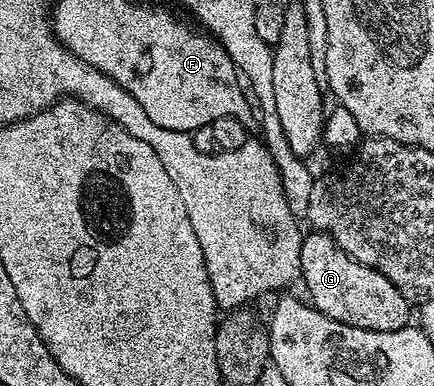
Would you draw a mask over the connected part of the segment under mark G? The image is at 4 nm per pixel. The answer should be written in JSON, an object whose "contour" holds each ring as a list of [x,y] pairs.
{"contour":[[[307,232],[303,236],[299,255],[302,264],[300,281],[306,284],[305,296],[309,304],[328,315],[328,319],[336,319],[348,327],[360,327],[368,331],[396,331],[411,324],[411,302],[406,301],[404,295],[400,295],[400,291],[396,291],[396,287],[388,283],[384,275],[380,275],[380,271],[364,267],[364,263],[340,251],[340,247],[336,247],[328,234]]]}

